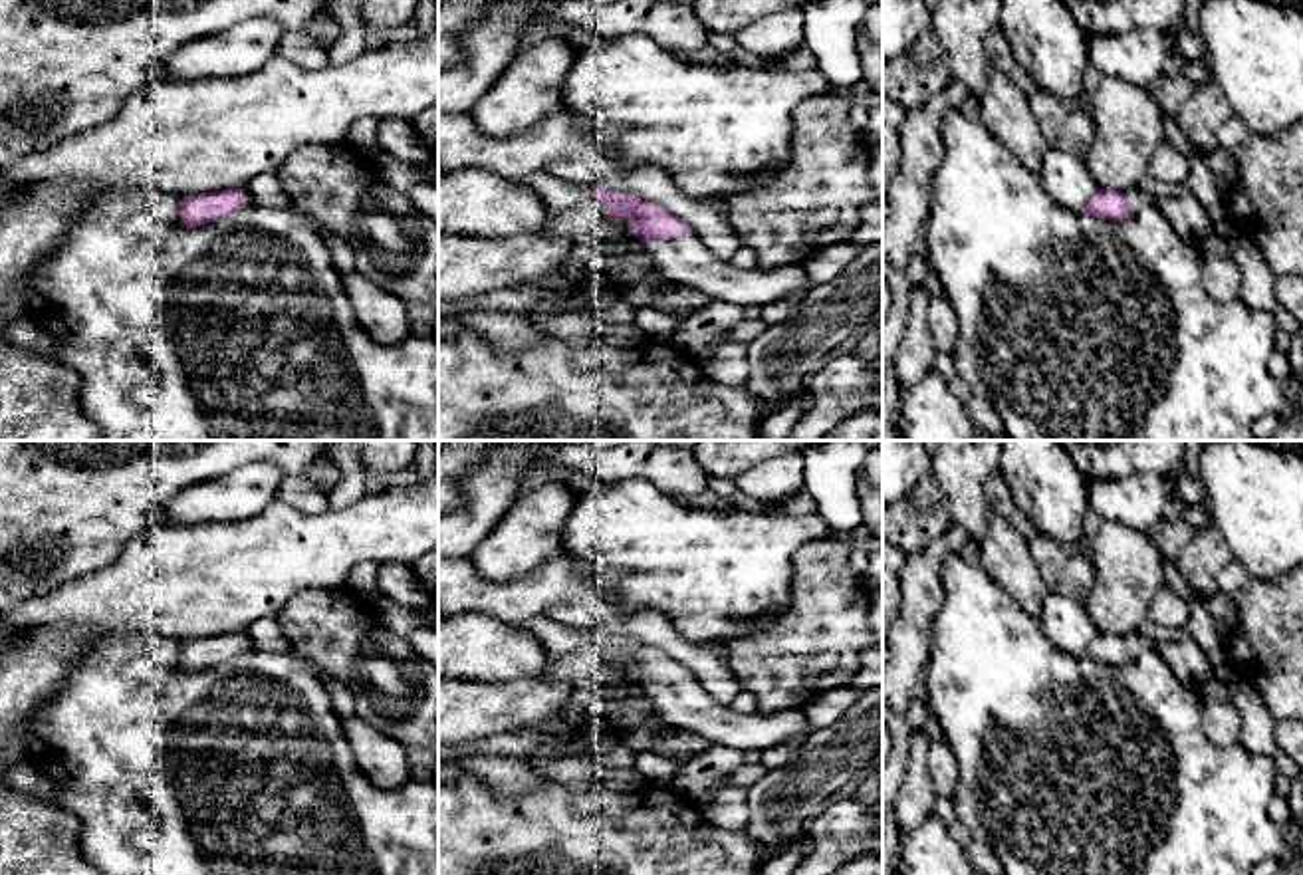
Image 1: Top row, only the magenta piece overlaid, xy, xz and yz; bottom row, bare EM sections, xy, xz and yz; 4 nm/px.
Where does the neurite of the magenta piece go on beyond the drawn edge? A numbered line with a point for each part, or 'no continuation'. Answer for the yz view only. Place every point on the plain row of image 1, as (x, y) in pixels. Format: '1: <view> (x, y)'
1: yz (1137, 641)

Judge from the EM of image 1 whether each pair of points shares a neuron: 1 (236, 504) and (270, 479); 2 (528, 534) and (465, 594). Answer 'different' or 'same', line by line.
1: same
2: different

